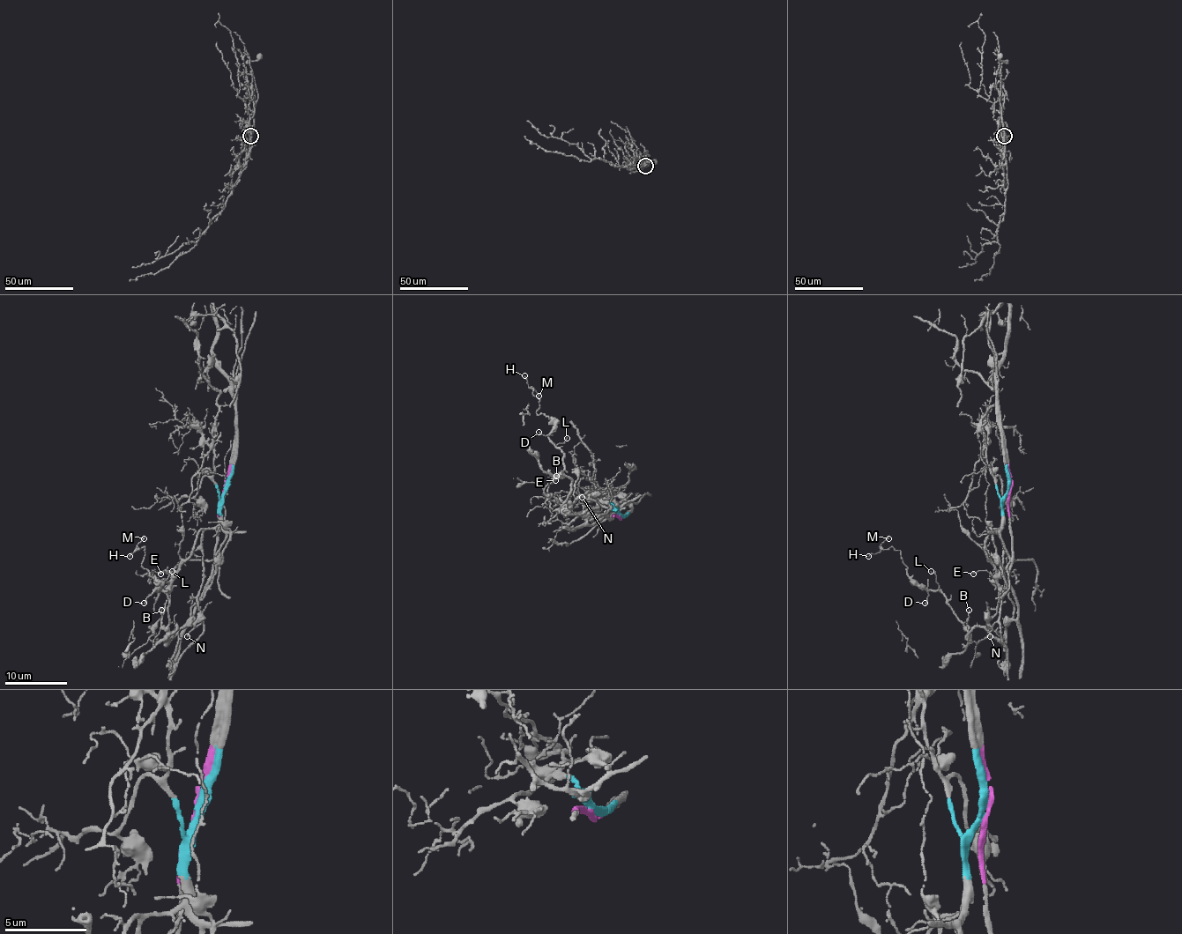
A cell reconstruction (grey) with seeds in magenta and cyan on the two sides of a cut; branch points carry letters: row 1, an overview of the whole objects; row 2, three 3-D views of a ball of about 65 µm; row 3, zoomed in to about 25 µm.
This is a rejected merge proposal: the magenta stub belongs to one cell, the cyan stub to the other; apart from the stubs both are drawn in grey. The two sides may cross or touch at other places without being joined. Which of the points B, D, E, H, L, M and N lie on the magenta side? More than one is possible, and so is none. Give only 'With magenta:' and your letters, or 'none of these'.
With magenta: B, D, H, L, M

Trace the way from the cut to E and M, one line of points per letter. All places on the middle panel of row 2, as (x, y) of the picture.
E: (619, 516), (615, 510), (603, 507), (589, 492), (576, 500), (554, 502), (546, 498), (548, 486), (556, 480)
M: (619, 516), (585, 521), (565, 510), (571, 480), (532, 388), (538, 396)

